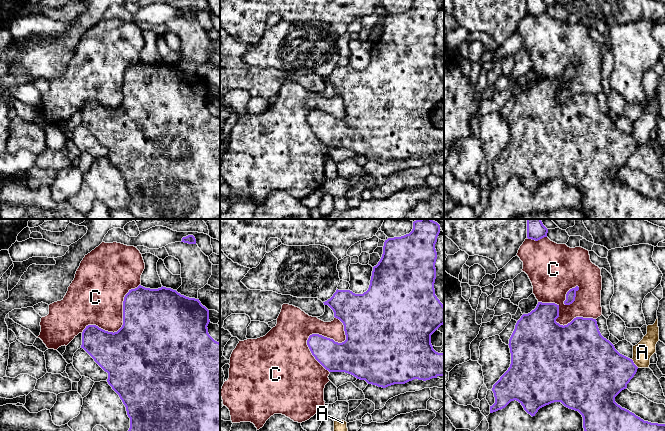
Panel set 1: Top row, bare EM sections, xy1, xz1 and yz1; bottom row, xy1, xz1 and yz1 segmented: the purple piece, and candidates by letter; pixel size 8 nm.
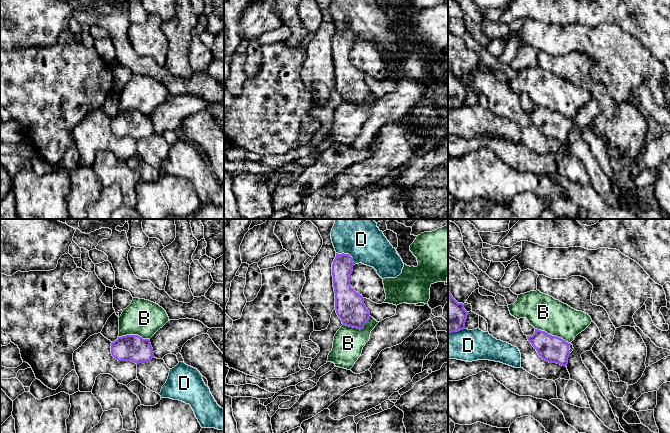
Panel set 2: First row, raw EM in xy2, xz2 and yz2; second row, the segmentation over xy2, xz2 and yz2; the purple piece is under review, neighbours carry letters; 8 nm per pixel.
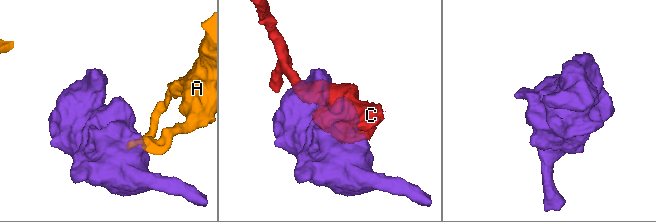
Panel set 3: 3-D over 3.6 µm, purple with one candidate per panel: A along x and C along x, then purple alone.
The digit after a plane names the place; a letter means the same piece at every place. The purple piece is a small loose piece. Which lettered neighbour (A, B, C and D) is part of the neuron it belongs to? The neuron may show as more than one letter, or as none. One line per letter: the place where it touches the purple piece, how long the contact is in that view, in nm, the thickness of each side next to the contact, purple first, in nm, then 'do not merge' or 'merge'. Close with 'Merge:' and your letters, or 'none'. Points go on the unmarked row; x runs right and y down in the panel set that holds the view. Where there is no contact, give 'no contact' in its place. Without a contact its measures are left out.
A: contact yz1 (633, 139); length 90 nm; calibres 400 and 160 nm; do not merge
B: contact yz2 (551, 111); length 300 nm; calibres 220 and 280 nm; do not merge
C: contact xz1 (320, 111); length 460 nm; calibres 240 and 300 nm; do not merge
D: contact xz2 (347, 30); length 180 nm; calibres 170 and 320 nm; do not merge
Merge: none

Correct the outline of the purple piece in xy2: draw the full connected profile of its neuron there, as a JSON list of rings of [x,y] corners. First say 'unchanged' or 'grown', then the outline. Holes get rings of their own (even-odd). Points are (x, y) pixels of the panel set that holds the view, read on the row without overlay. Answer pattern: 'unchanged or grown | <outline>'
unchanged | [[[138,111],[118,113],[111,119],[111,130],[118,137],[132,137],[136,140],[148,138],[154,134],[150,116]]]

